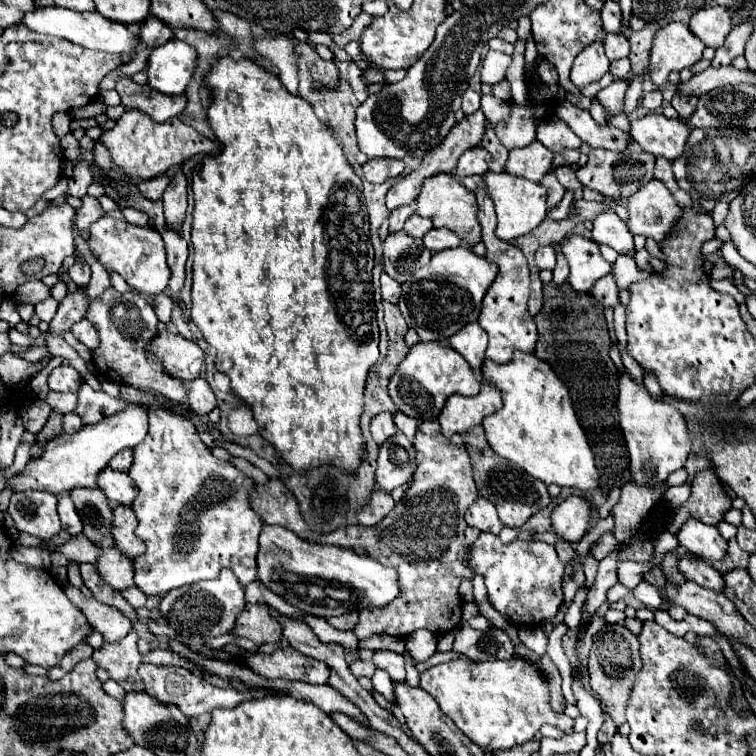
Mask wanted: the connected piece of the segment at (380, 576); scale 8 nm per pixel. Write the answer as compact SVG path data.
M263 524L259 536L257 572L261 582L267 584L275 594L283 596L295 608L321 618L341 616L367 608L383 608L399 594L395 568L383 566L371 556L359 556L347 548L311 544L297 538L297 534L291 530L271 524Z

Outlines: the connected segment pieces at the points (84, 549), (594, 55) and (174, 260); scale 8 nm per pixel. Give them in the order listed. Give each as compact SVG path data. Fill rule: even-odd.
M83 534L69 538L65 544L55 546L53 550L61 552L69 562L89 562L89 564L97 564L97 556L101 554L101 548L93 546L89 538L83 538Z
M591 42L579 58L575 58L573 68L571 68L571 82L577 88L583 88L595 80L599 80L605 72L609 70L609 60L603 52L603 42Z
M165 228L161 230L163 234L163 242L167 248L167 264L173 272L171 280L169 280L169 296L175 296L181 288L183 288L183 280L185 280L185 262L187 262L187 242L181 238L179 232Z

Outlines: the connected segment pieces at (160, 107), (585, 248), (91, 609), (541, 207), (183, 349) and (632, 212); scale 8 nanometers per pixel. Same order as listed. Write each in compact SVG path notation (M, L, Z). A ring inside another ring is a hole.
M119 78L115 90L121 94L121 100L127 108L137 108L149 114L155 122L165 122L173 116L179 116L187 106L187 96L169 96L151 90L151 86L139 86L131 78Z
M571 234L563 240L561 250L571 266L569 282L577 292L591 290L599 278L611 272L611 264L599 252L599 244L589 238Z
M67 584L65 594L85 614L85 618L93 624L93 628L103 634L105 642L117 642L117 640L125 638L129 634L129 630L133 628L131 620L127 616L123 616L117 608L101 604L93 596L91 598L83 596L77 586Z
M487 172L485 176L467 176L463 178L463 186L465 188L477 188L481 184L481 180L487 180L487 190L495 202L495 210L497 210L497 228L495 228L495 236L499 236L501 240L513 240L517 236L523 236L527 232L531 232L533 228L537 228L541 224L541 220L547 214L547 190L541 184L535 184L531 180L523 180L517 176L511 176L507 172L501 174L493 174Z
M157 332L155 338L147 344L147 350L161 358L167 374L179 380L195 380L205 376L205 354L197 346L183 338L181 334Z
M651 180L647 186L641 186L633 196L629 196L627 210L629 218L625 224L631 234L651 236L657 242L671 232L681 214L679 204L659 180Z

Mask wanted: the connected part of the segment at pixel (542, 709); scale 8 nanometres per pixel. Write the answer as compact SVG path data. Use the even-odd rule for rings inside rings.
M521 656L487 660L481 664L449 660L425 670L421 674L421 688L427 690L437 700L443 714L447 714L455 726L481 748L513 748L533 740L543 724L553 724L565 732L573 728L573 718L551 708L545 676Z

